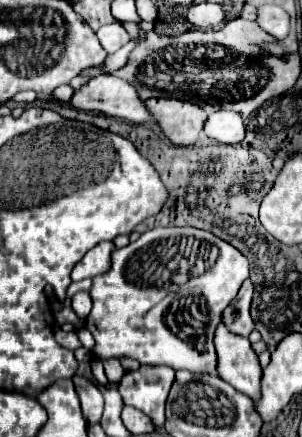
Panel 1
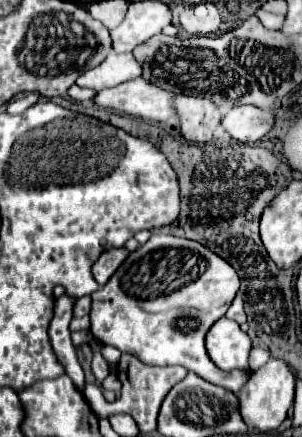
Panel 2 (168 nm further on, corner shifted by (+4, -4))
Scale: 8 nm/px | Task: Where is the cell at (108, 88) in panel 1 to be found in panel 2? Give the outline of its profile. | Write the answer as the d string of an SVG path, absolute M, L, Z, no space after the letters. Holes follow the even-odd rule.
M136 78L98 92L94 100L102 108L126 112L148 122L168 122L176 120L174 96L176 94L170 90L158 88L144 78Z

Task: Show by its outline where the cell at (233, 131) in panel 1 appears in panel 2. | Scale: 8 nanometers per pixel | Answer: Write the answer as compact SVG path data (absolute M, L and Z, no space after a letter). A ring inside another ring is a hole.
M238 106L222 120L226 132L240 142L258 142L274 126L274 114L256 106Z

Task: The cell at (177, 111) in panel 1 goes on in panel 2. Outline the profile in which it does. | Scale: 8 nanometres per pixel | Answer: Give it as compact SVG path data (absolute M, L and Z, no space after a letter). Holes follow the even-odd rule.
M178 94L174 106L180 118L180 132L186 140L208 142L214 138L214 132L222 122L222 114L212 100Z

